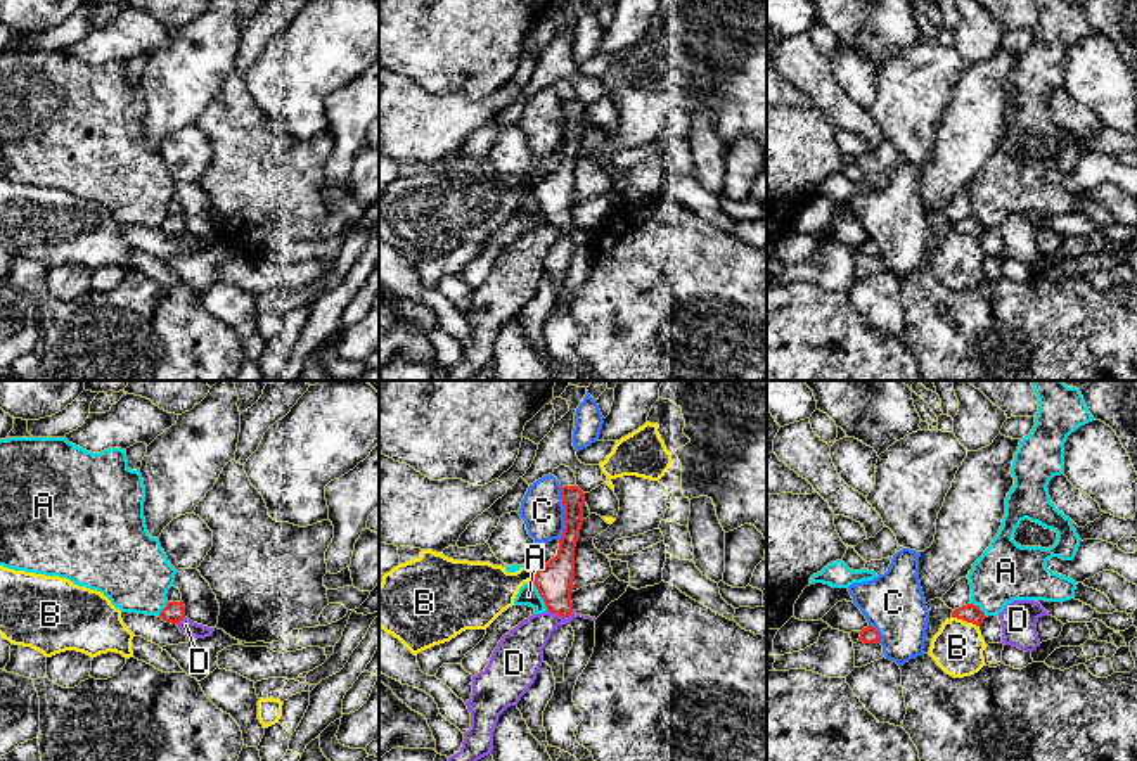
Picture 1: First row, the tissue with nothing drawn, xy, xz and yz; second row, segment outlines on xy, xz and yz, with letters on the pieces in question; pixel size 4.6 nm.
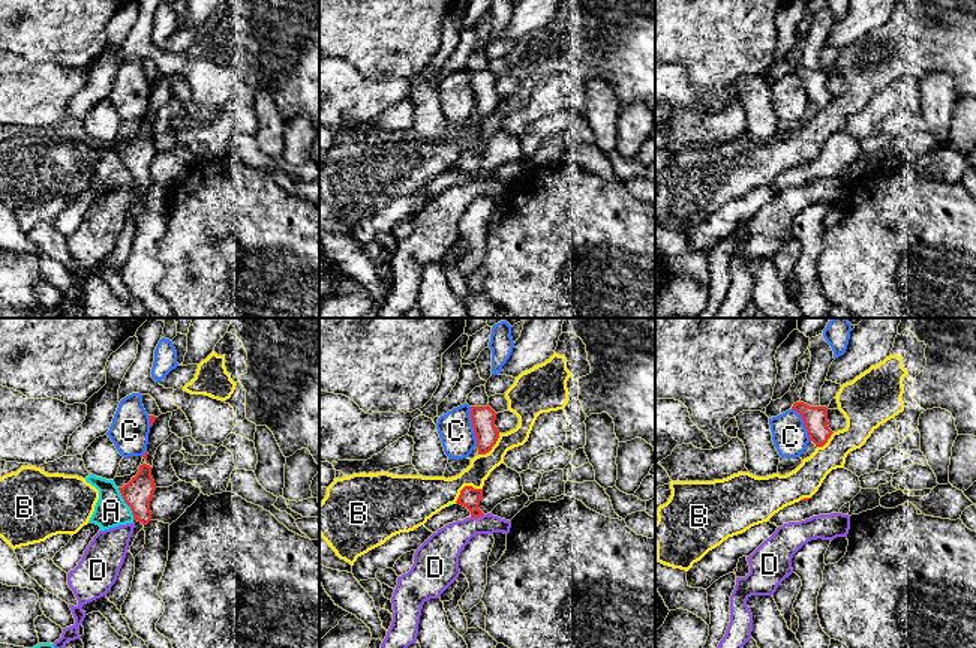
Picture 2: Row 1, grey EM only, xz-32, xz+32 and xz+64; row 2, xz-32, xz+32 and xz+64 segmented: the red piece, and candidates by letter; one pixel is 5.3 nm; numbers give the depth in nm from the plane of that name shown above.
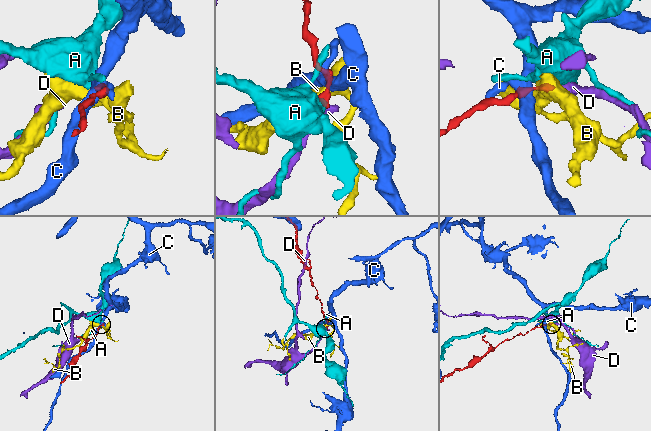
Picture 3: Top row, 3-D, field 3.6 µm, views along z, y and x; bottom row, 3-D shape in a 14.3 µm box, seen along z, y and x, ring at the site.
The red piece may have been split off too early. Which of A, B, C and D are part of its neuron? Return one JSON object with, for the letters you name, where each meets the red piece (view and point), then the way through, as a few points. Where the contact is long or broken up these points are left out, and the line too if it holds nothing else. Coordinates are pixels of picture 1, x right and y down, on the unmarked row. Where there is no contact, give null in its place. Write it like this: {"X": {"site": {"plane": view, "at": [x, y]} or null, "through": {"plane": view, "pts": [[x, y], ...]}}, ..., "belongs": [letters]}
{"belongs": []}

